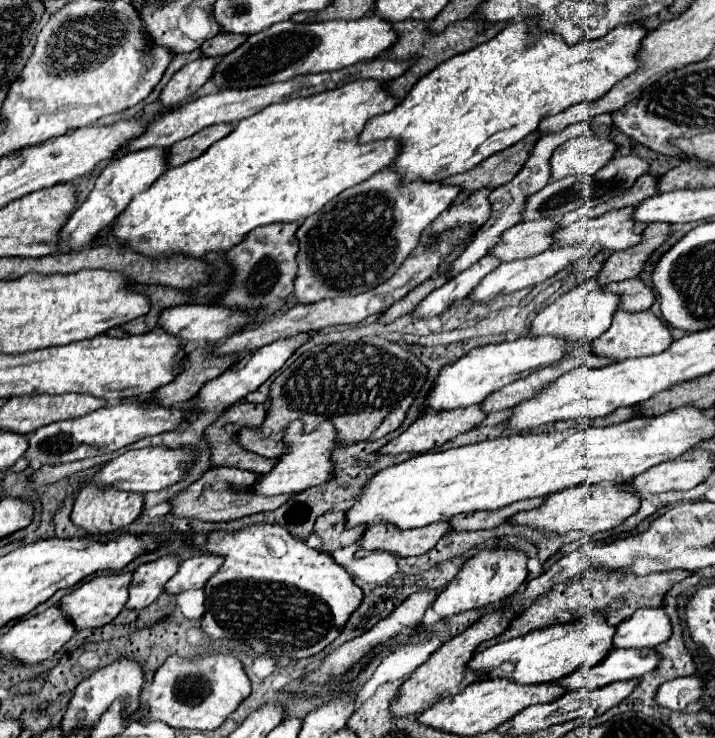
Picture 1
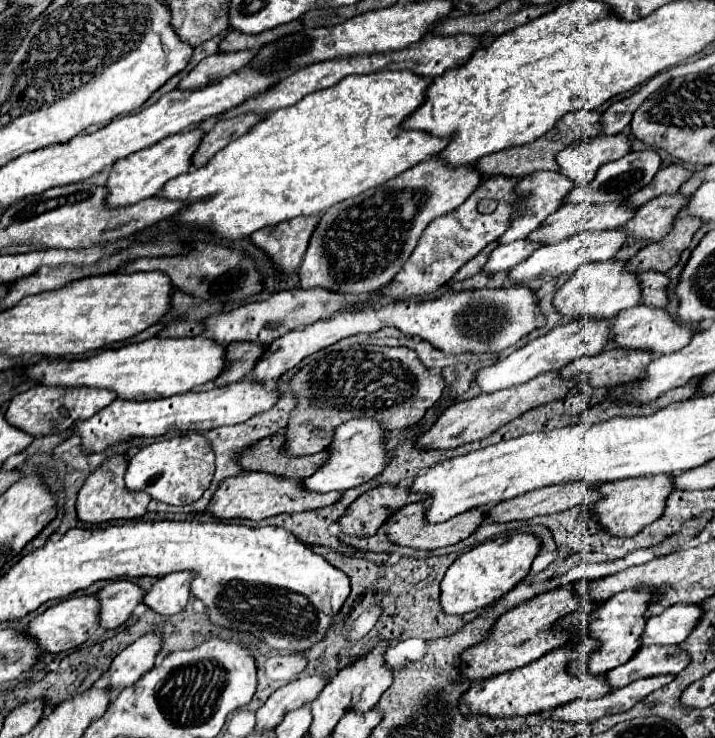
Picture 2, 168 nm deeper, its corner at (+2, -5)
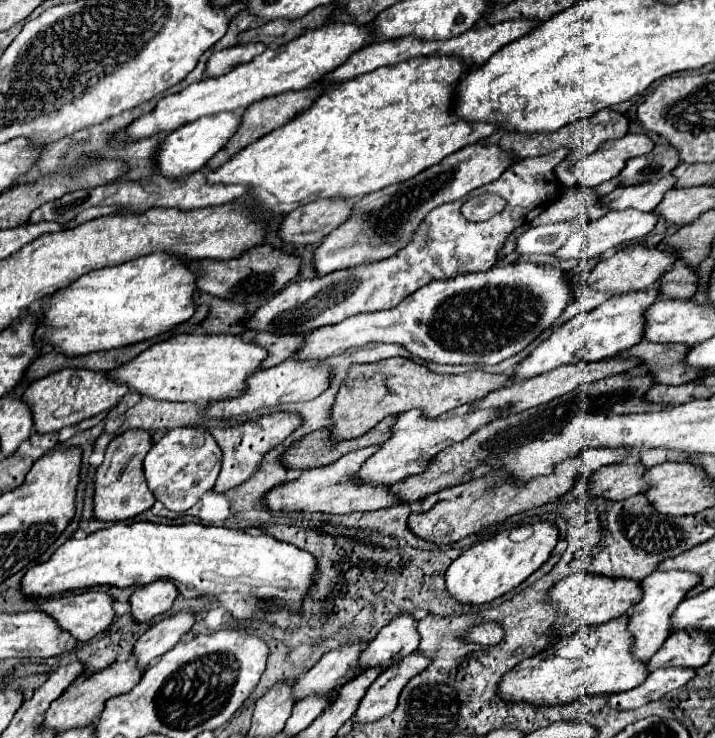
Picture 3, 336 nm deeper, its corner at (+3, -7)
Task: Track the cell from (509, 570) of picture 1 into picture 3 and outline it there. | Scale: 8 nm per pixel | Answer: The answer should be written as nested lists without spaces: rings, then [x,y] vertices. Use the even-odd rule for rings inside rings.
[[[535,523],[533,535],[523,543],[509,541],[509,531],[501,531],[495,537],[481,541],[461,553],[447,569],[445,581],[449,595],[463,605],[483,605],[493,599],[513,591],[521,585],[533,571],[537,571],[551,555],[551,549],[557,543],[557,527],[551,523]]]

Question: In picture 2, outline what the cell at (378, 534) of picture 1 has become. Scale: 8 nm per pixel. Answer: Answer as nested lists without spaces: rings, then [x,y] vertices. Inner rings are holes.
[[[410,503],[410,505],[402,507],[398,513],[394,513],[386,521],[386,527],[388,527],[388,537],[398,545],[406,545],[406,547],[414,547],[414,549],[438,549],[438,547],[448,547],[458,541],[464,541],[482,525],[484,519],[486,519],[484,509],[472,509],[468,513],[460,513],[444,523],[428,525],[428,521],[424,521],[424,505]]]

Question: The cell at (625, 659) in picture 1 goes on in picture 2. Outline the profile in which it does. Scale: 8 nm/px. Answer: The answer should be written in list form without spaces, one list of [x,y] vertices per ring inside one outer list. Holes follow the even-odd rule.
[[[646,645],[642,647],[628,663],[608,671],[608,681],[612,687],[626,687],[630,685],[632,681],[636,679],[644,679],[644,677],[654,677],[654,675],[666,675],[666,673],[672,673],[672,675],[678,675],[686,665],[690,663],[690,657],[688,653],[678,647],[678,645]]]

